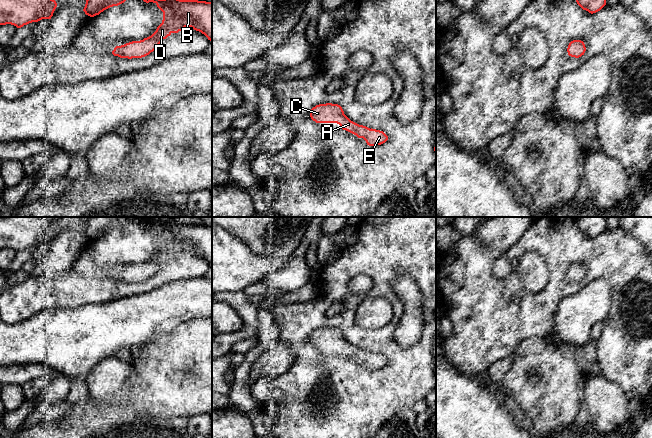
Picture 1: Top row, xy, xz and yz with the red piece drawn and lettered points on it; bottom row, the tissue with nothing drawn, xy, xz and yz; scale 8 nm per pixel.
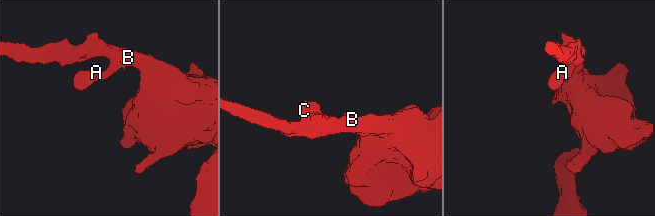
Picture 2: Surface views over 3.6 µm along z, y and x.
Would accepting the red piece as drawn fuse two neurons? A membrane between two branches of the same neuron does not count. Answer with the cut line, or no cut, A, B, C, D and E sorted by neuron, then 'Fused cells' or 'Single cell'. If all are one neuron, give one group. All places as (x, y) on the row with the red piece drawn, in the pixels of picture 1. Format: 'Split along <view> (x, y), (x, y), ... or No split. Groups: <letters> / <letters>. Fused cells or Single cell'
No split. Groups: A B C D E. Single cell

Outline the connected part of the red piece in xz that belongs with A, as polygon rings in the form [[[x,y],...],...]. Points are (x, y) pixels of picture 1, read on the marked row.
[[[338,104],[316,105],[311,109],[310,117],[316,123],[337,123],[343,130],[356,135],[358,138],[363,138],[369,146],[381,145],[388,140],[388,136],[383,131],[370,129],[351,121]]]

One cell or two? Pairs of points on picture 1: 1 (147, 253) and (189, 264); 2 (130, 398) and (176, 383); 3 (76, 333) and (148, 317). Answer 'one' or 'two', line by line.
1: one
2: one
3: one

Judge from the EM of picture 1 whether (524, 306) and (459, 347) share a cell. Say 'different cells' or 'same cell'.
same cell

